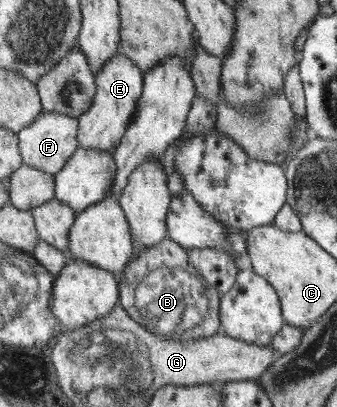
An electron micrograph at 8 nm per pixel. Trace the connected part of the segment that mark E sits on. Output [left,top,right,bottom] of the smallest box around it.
[78,49,146,153]

